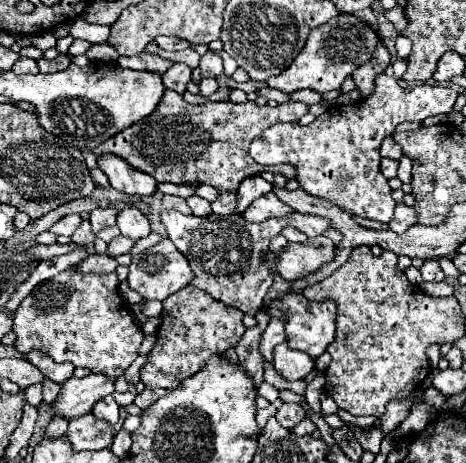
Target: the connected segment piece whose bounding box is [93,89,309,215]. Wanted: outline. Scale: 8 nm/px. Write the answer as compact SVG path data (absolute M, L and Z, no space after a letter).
M165 89L157 111L149 115L149 119L141 119L141 123L133 123L133 127L119 131L113 139L107 139L99 147L93 149L95 155L113 153L123 157L131 167L151 175L157 183L177 183L177 185L211 185L219 191L217 201L213 201L213 213L233 215L237 213L236 194L239 183L245 177L259 175L265 169L271 173L283 173L287 179L295 177L295 167L291 163L281 163L273 167L263 167L249 157L249 143L253 137L263 133L267 127L283 121L299 121L309 107L305 103L287 101L281 105L263 105L243 103L235 105L231 101L219 103L203 103L191 105L177 91Z

